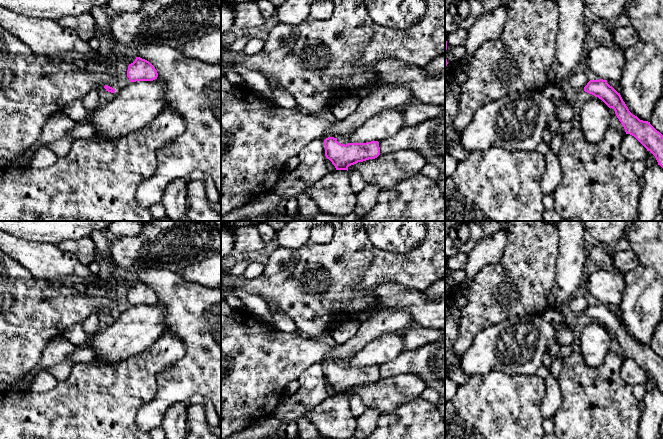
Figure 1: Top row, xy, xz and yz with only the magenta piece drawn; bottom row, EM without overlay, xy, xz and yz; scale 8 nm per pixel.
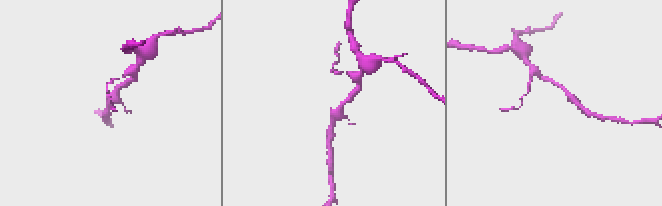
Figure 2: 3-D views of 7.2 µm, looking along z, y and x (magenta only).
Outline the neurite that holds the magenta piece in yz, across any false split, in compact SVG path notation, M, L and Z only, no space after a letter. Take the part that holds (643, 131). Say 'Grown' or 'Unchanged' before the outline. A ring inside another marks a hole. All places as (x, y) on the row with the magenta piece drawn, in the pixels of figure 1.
Unchanged. M590 80L584 91L601 99L615 114L623 125L626 134L634 136L656 158L663 168L663 135L648 121L640 120L633 115L620 93L607 83L607 80Z

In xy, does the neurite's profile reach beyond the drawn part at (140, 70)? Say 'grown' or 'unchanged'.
unchanged

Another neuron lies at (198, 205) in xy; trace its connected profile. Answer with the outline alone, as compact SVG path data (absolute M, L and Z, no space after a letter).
M204 181L187 182L187 215L192 221L221 221L221 212L210 206Z

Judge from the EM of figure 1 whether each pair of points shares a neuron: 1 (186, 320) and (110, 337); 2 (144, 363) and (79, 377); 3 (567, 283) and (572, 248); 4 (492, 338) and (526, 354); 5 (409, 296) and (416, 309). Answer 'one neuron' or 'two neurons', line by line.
1: two neurons
2: one neuron
3: one neuron
4: one neuron
5: one neuron

